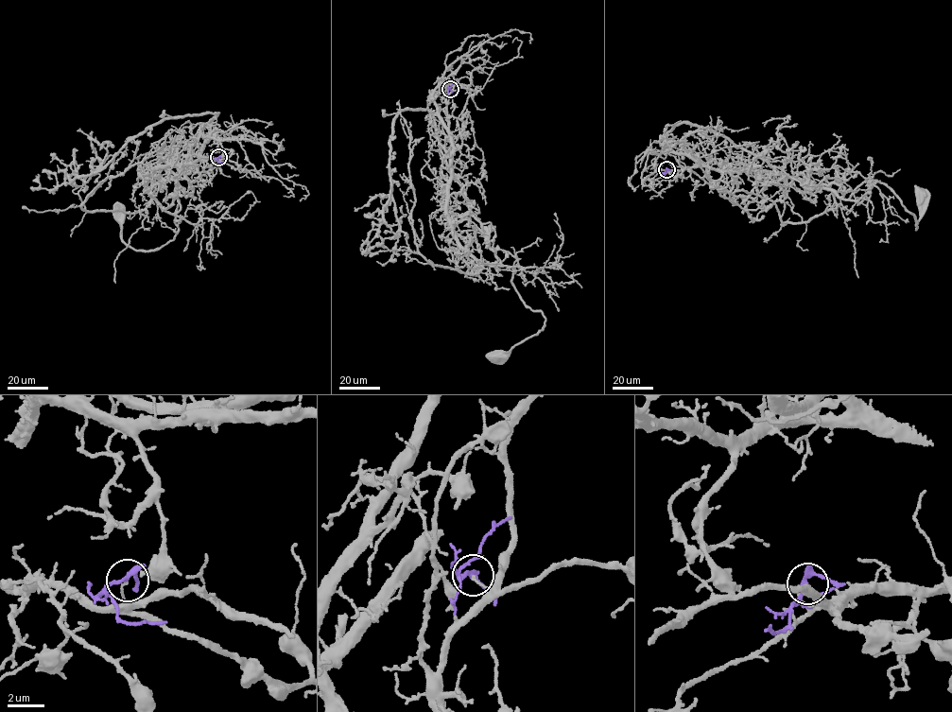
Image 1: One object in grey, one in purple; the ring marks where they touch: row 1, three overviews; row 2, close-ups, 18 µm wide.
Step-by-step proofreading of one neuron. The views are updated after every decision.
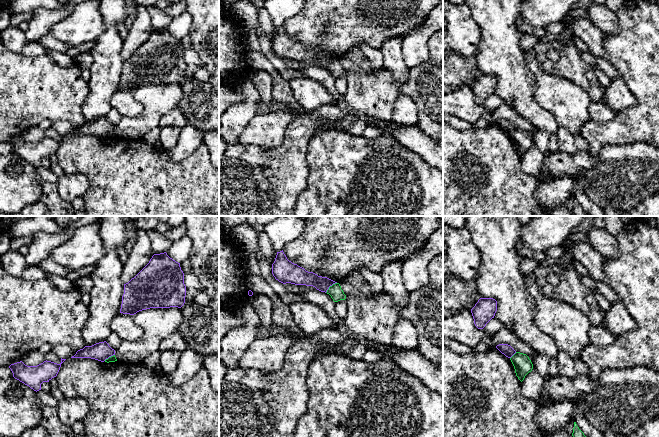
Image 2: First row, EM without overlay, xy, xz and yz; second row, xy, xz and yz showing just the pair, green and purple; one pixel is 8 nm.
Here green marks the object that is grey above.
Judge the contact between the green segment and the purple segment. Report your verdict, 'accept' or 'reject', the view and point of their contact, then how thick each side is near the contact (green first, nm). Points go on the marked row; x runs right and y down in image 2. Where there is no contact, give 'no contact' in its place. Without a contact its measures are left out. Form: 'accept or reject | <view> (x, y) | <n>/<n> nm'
reject | xz (330, 286) | 110/130 nm

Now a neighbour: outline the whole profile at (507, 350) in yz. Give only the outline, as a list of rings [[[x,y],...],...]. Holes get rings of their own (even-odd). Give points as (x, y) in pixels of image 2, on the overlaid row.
[[[499,344],[496,348],[508,358],[511,358],[516,353],[516,351],[508,344]]]

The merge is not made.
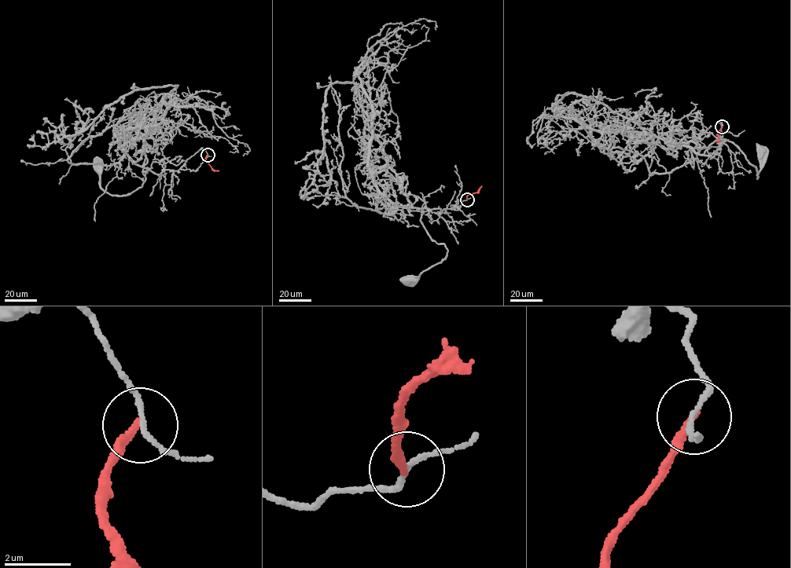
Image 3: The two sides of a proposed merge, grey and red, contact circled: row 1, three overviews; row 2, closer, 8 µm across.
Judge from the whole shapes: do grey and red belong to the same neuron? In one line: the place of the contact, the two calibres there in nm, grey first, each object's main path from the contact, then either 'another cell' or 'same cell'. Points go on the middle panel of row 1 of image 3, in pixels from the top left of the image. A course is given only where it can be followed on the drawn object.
place (467, 199); calibres 120 and 200 nm; course grey (467, 199), (454, 208), (421, 208), (424, 229), (447, 252), (408, 280); course red (467, 199), (466, 196), (476, 192), (481, 185); another cell

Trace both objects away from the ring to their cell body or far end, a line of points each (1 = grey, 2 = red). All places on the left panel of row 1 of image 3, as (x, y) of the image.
1: (207, 155), (202, 148), (159, 174), (143, 166), (145, 155), (141, 187), (122, 196), (102, 188), (98, 166)
2: (207, 155), (207, 163), (214, 170), (218, 170)

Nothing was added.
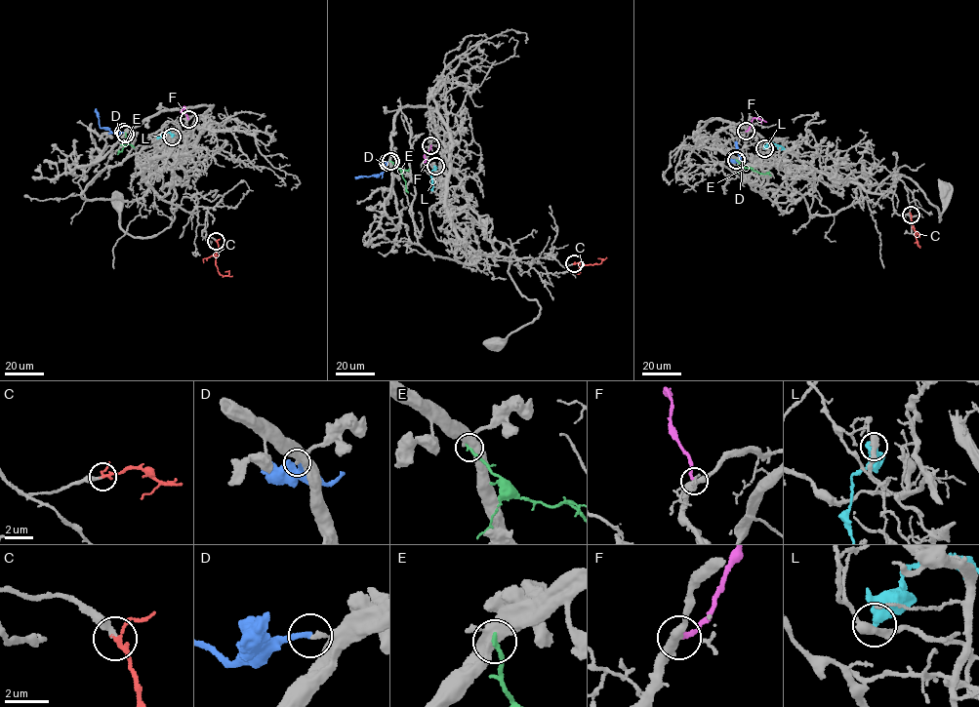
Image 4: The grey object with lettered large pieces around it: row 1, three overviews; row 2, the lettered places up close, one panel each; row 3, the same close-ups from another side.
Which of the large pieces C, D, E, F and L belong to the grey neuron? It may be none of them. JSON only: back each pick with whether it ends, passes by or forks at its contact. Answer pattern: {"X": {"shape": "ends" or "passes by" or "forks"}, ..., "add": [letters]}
{"C": {"shape": "passes by"}, "D": {"shape": "ends"}, "add": ["C", "D"]}

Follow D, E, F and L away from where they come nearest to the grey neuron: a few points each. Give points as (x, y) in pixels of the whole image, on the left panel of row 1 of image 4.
D: (123, 132), (116, 135), (100, 127), (95, 109)
E: (125, 133), (125, 143), (118, 154)
F: (188, 119), (183, 106), (180, 112)
L: (172, 137), (167, 132), (157, 138)

